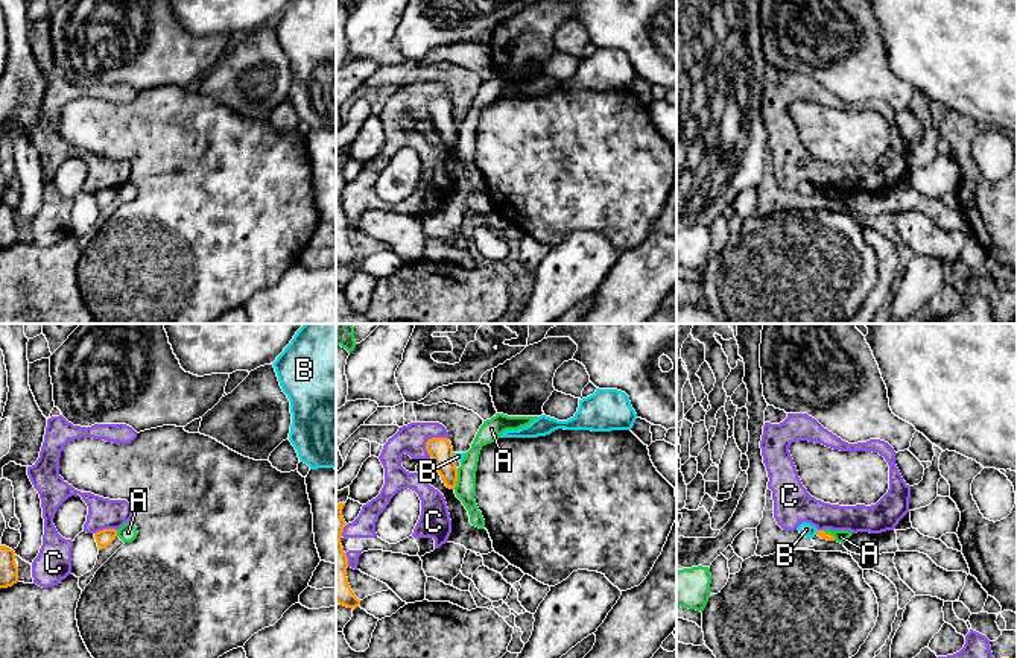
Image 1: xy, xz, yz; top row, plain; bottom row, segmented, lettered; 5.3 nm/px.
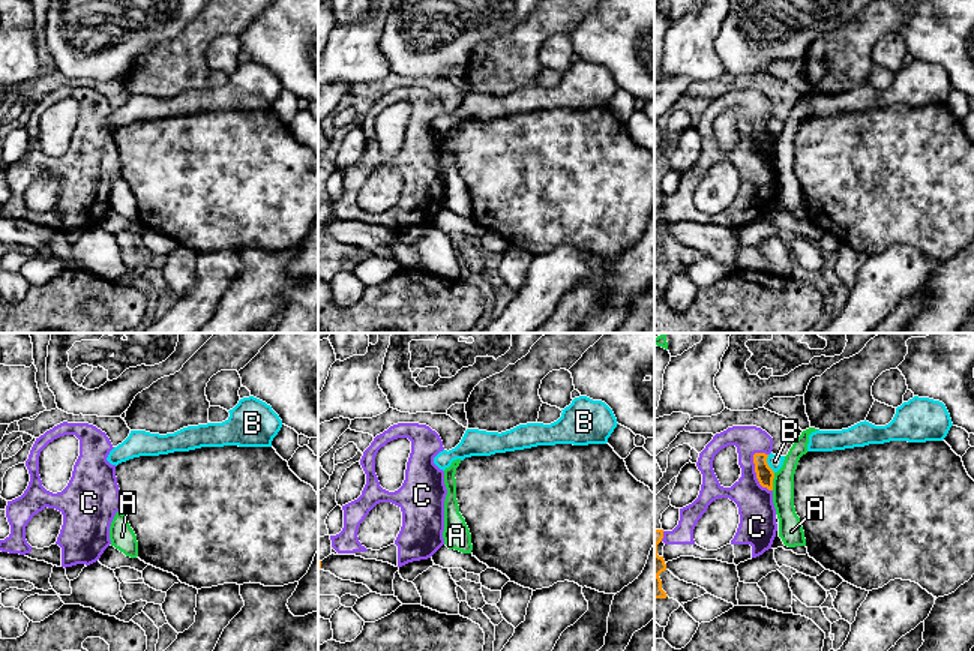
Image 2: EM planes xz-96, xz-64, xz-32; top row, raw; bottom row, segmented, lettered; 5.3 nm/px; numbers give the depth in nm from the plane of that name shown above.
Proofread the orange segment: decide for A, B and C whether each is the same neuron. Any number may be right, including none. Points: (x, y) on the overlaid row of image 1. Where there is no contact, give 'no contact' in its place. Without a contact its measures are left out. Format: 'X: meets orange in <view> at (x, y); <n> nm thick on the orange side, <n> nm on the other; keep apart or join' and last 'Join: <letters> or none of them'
A: meets orange in xz at (456, 479); 130 nm thick on the orange side, 110 nm on the other; keep apart
B: meets orange in xz at (452, 456); 130 nm thick on the orange side, 50 nm on the other; keep apart
C: meets orange in xz at (429, 439); 130 nm thick on the orange side, 160 nm on the other; keep apart
Join: none of them

